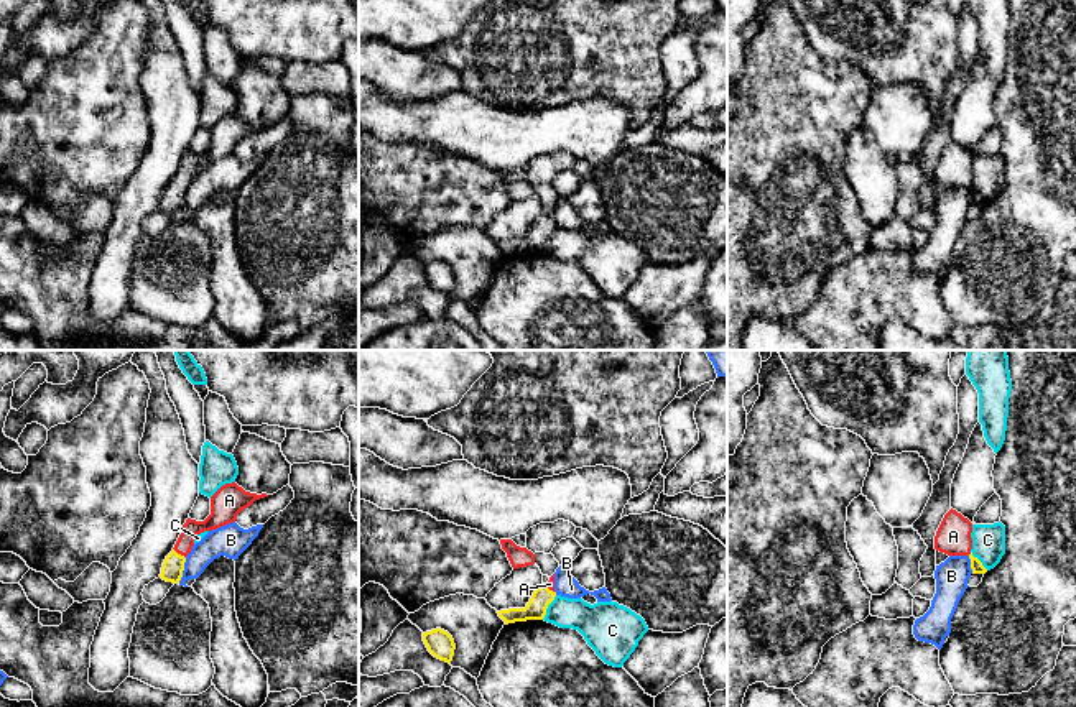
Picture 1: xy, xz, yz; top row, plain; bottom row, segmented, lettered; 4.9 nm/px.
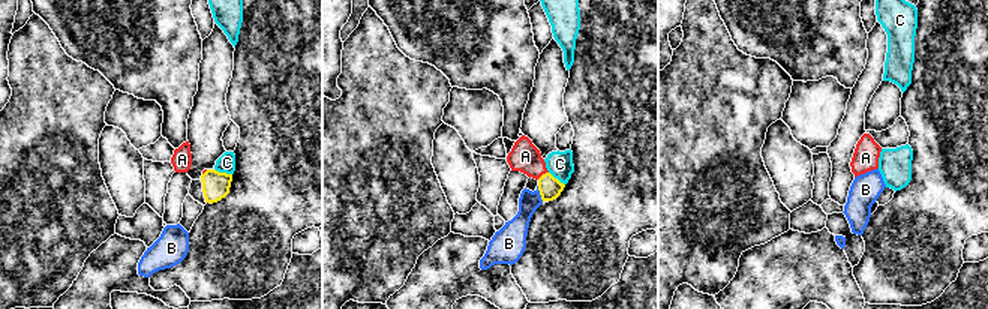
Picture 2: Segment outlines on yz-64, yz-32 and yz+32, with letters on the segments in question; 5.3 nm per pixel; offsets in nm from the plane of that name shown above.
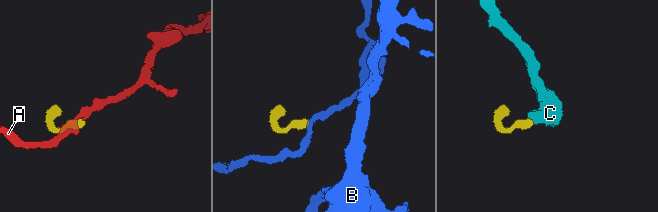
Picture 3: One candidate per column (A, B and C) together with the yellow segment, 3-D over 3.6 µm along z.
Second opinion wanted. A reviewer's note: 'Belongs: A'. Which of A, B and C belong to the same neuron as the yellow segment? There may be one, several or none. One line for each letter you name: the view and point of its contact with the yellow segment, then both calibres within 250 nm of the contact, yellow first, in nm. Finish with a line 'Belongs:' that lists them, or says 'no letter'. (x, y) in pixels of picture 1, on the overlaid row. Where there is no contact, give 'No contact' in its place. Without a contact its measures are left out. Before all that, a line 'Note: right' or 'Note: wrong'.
Note: right
A: Touches yellow at xy (180, 554). Thickness 110 nm (yellow) against 90 nm
Belongs: A

